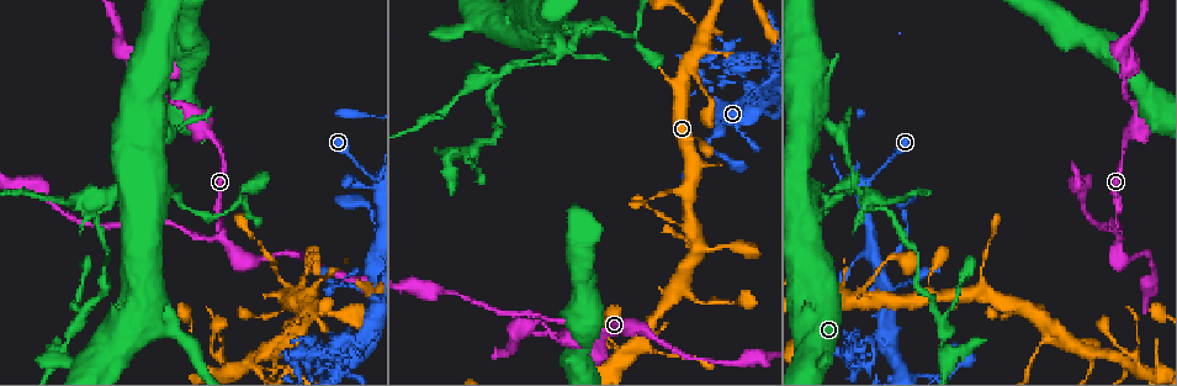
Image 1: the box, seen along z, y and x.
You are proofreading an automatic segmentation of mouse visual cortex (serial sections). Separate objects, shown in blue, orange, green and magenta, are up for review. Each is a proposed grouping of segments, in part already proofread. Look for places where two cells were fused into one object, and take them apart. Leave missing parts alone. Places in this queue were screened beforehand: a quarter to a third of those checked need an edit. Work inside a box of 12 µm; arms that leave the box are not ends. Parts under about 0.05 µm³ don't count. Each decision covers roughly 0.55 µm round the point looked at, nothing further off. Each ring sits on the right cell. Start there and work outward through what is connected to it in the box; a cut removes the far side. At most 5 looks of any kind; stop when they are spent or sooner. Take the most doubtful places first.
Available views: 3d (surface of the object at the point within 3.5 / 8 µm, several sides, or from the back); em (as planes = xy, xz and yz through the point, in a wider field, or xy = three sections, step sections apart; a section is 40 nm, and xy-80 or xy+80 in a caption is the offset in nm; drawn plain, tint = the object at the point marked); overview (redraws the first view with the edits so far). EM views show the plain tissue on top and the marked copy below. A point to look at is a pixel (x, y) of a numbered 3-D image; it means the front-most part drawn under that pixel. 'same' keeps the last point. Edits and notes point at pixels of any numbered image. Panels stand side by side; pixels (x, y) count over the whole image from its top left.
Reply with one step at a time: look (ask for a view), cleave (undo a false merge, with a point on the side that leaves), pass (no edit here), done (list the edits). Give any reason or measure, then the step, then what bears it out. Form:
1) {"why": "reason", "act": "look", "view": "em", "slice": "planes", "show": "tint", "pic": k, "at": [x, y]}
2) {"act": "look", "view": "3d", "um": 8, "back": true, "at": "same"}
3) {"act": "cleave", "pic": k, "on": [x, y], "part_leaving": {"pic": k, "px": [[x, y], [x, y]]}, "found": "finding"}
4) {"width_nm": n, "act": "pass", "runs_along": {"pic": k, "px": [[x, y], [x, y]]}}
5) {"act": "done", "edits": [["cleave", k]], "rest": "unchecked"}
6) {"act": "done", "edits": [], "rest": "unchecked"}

{"why": "arms part here", "act": "look", "view": "3d", "um": 3.5, "pic": 1, "at": [858, 350]}

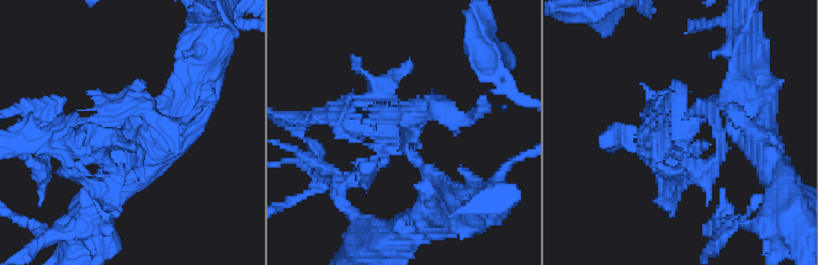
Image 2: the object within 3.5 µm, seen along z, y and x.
{"act": "look", "view": "em", "slice": "xy", "step": 3, "show": "tint", "pic": 2, "at": [131, 135]}

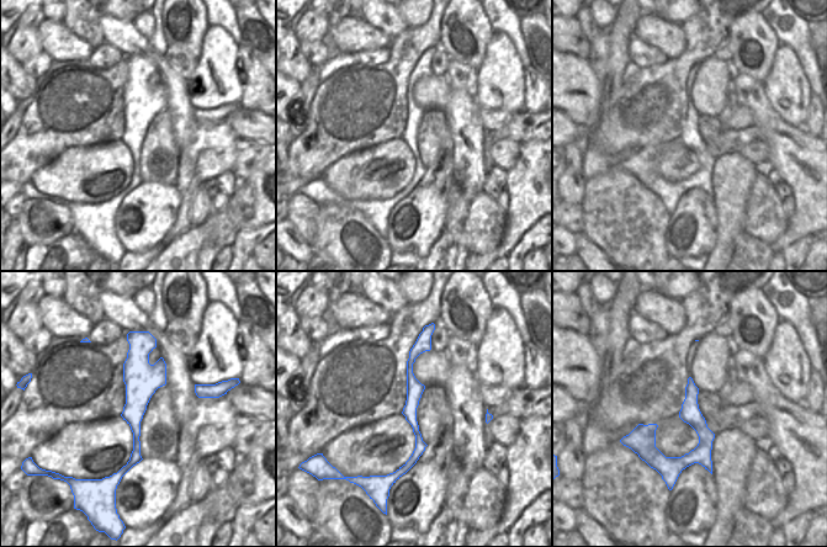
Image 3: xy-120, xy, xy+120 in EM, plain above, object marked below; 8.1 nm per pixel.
{"act": "pass", "found": "one cell here"}

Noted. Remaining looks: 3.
{"why": "abrupt turn", "act": "look", "view": "3d", "um": 3.5, "back": true, "pic": 1, "at": [698, 247]}

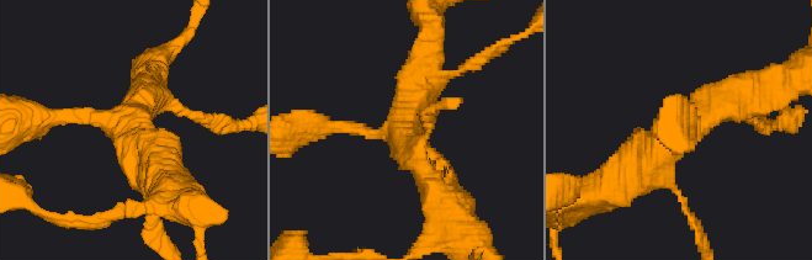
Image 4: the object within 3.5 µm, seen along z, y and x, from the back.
{"arms": 4, "arm_widths_nm": [150, 250, 450, 450], "why": "shape alone is not enough", "act": "look", "view": "em", "slice": "xy", "step": 2, "show": "tint", "pic": 4, "at": [128, 123]}

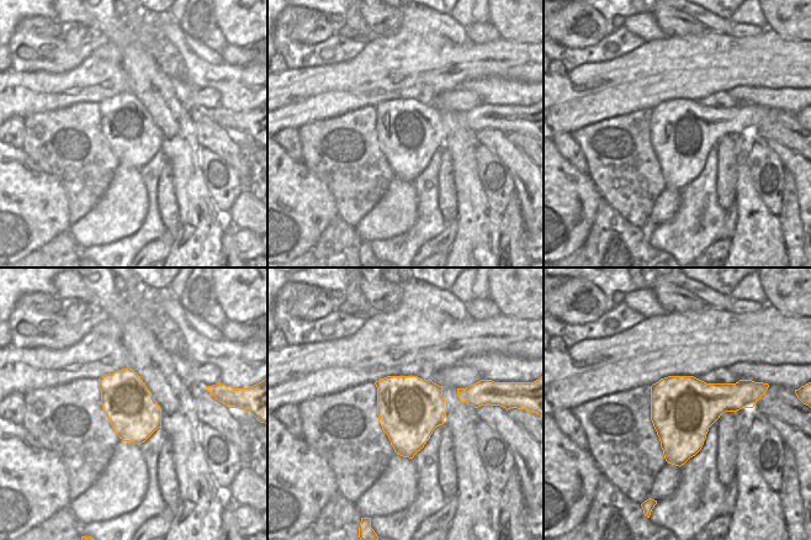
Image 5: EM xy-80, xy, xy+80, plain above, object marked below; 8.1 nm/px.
{"why": "another direction", "act": "look", "view": "em", "slice": "planes", "show": "tint", "at": "same"}

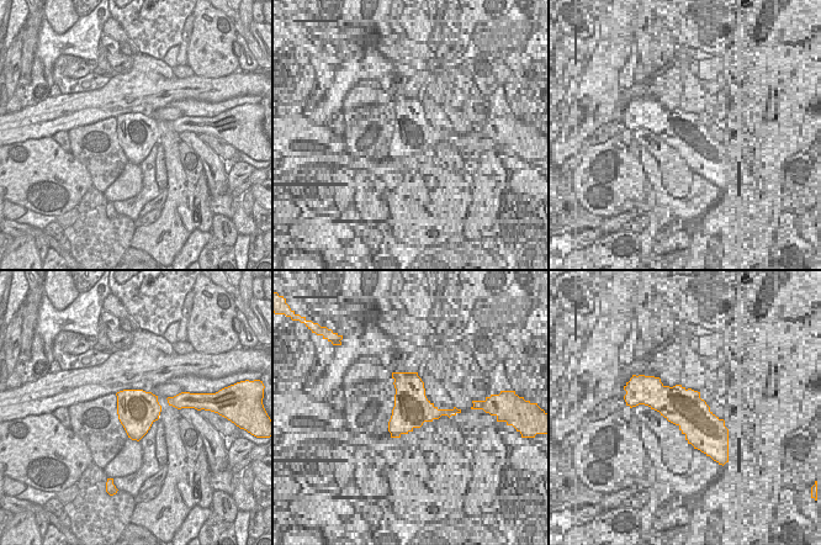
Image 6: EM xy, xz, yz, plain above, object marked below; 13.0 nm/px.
{"act": "pass", "runs_along": {"pic": 4, "px": [[752, 99], [723, 99], [625, 163]]}, "found": "continuous, no second cell"}

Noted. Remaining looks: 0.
{"act": "done", "edits": [], "rest": "unchecked"}

